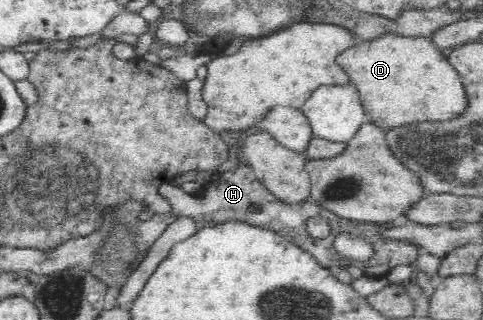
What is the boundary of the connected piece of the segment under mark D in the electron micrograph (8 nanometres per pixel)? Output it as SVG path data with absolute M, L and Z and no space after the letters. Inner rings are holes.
M389 32L385 36L371 38L369 42L363 40L355 46L344 48L334 59L335 64L345 71L349 82L359 93L361 106L368 119L384 130L399 125L405 126L405 124L410 124L411 120L452 119L466 105L465 93L457 71L446 61L442 50L423 36L416 38Z

